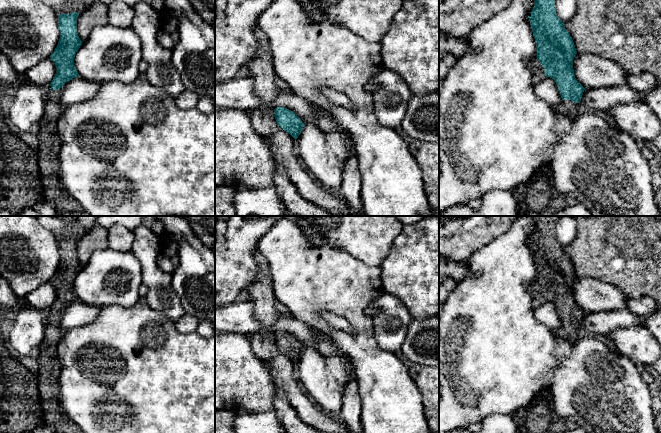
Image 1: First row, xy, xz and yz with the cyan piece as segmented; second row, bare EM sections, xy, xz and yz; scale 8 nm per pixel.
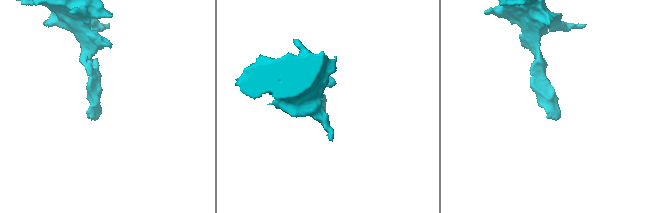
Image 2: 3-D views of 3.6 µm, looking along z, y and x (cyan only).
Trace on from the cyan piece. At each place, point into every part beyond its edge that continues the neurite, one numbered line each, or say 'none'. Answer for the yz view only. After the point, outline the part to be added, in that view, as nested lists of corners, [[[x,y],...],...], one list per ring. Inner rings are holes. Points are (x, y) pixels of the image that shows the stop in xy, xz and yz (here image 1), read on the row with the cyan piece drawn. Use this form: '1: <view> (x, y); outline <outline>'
1: yz (567, 106); outline [[[562,100],[560,110],[562,110],[564,113],[568,114],[571,117],[575,116],[574,110],[577,103],[571,101],[571,100]]]

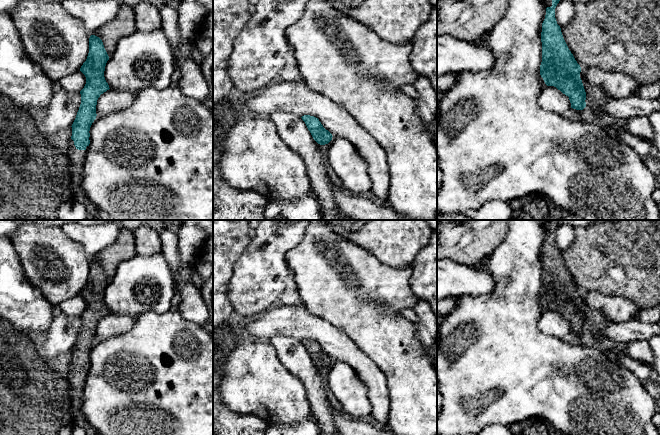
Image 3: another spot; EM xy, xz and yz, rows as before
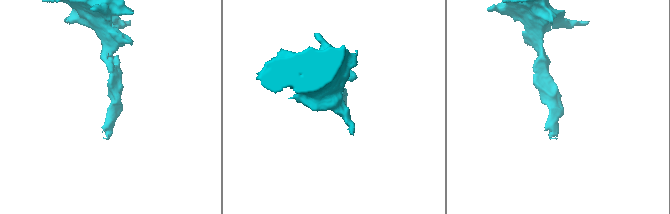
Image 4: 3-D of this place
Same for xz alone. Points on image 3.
none

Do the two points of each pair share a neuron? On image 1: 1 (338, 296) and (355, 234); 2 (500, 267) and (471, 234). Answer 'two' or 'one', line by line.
1: two
2: two

